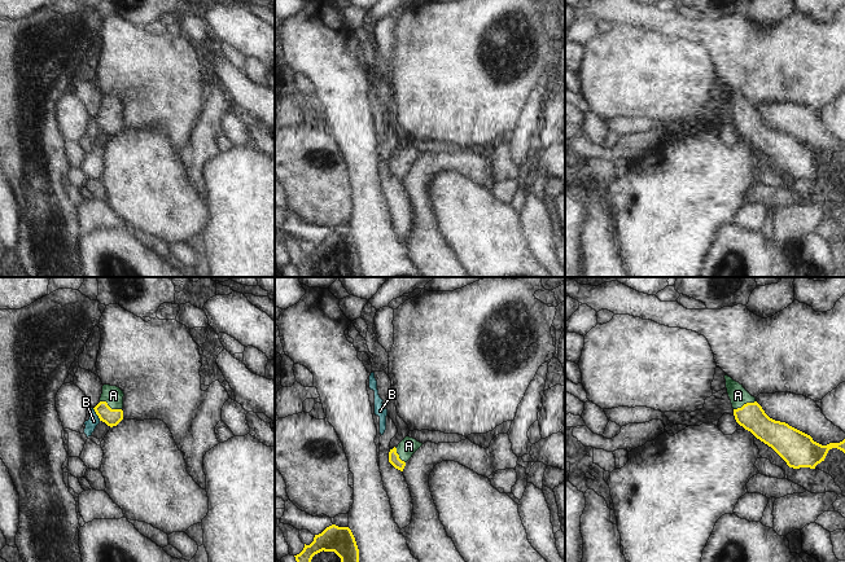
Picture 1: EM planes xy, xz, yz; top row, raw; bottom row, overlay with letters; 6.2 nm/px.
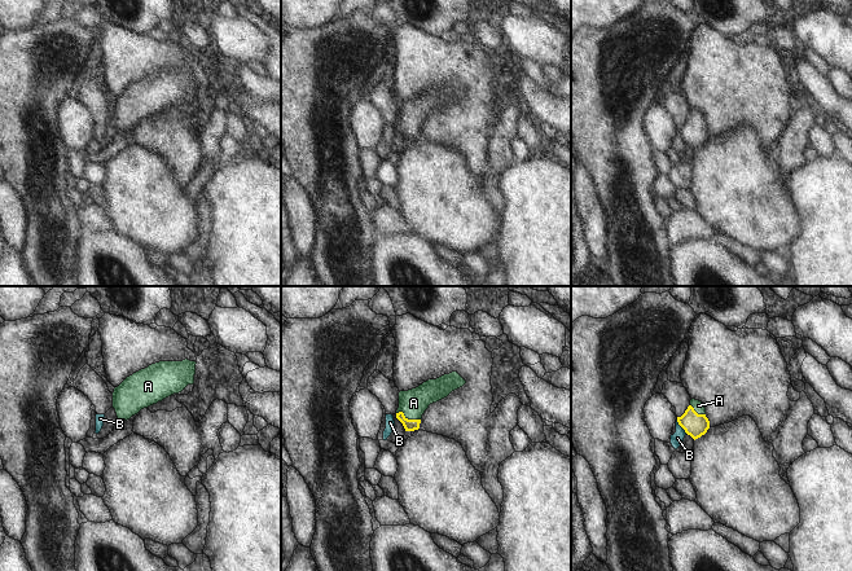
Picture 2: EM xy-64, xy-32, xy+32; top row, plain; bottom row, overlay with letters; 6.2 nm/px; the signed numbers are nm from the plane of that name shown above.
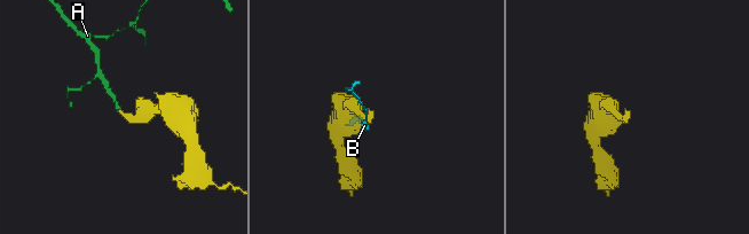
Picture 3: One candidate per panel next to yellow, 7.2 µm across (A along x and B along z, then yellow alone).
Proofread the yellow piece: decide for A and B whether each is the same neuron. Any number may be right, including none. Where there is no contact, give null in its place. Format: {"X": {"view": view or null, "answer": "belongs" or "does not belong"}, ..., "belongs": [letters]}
{"A": {"view": "xy", "answer": "belongs"}, "B": {"view": "xy", "answer": "does not belong"}, "belongs": ["A"]}

